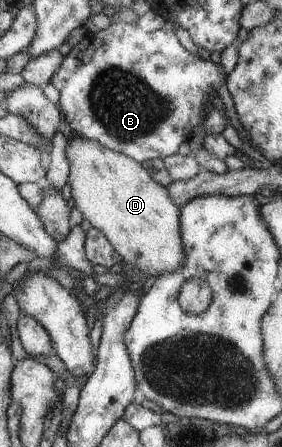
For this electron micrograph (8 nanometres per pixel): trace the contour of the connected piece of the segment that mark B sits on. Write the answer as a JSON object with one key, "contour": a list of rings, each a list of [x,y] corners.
{"contour":[[[120,22],[97,33],[87,32],[63,57],[51,83],[60,92],[56,104],[72,131],[134,161],[145,162],[156,158],[162,160],[178,152],[178,147],[187,141],[194,127],[207,117],[201,114],[202,109],[211,102],[211,94],[217,94],[226,76],[221,64],[204,60],[184,48],[170,25],[147,32],[136,23]]]}

